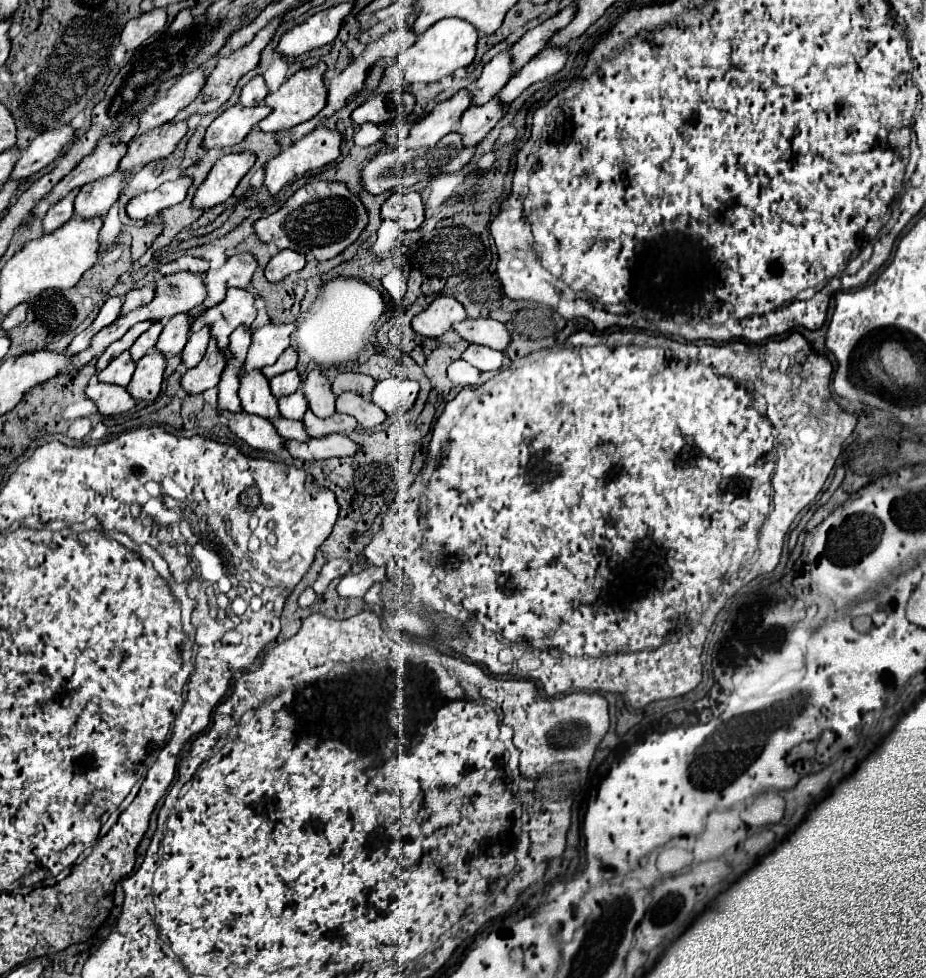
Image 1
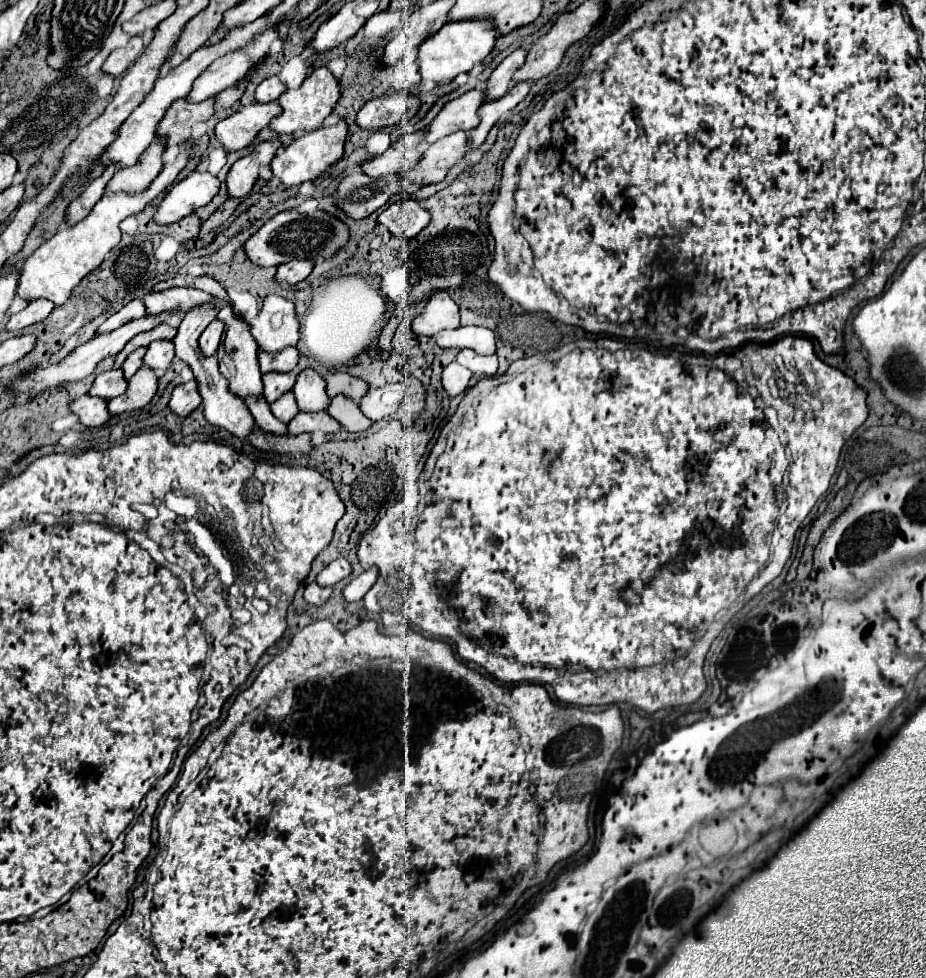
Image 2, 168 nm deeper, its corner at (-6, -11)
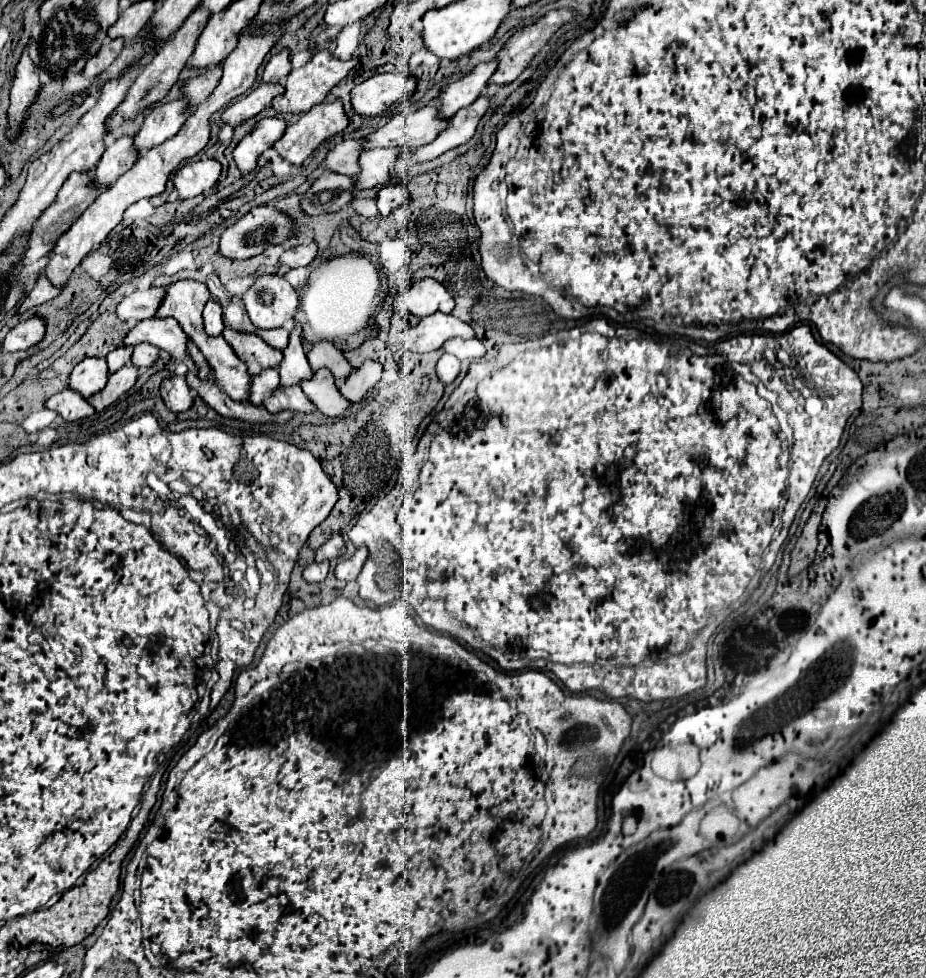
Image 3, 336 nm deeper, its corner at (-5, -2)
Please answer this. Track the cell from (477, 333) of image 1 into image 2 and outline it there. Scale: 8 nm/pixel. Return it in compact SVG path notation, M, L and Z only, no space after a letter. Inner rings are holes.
M457 327L455 331L439 331L435 335L435 343L441 349L469 347L479 355L495 353L495 333L485 327Z

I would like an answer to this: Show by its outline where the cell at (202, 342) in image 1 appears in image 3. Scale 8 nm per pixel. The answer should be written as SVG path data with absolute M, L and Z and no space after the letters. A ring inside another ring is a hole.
M210 300L204 308L204 330L208 336L220 336L224 330L222 322L222 306L214 300Z

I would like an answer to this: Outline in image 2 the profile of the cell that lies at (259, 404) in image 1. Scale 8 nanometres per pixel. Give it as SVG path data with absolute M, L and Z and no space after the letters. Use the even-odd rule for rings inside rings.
M223 307L217 315L225 323L223 331L223 341L219 343L217 349L217 359L219 359L219 369L229 381L231 393L245 397L245 395L263 395L263 383L261 383L261 371L259 371L259 361L257 361L257 345L255 339L249 331L249 323L243 317L235 317L229 307Z

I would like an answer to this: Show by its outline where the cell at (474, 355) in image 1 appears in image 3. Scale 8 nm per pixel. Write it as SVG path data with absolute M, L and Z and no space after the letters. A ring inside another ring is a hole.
M454 338L454 340L448 340L442 348L444 352L458 356L460 360L480 360L486 356L486 348L478 338L472 338L472 340Z

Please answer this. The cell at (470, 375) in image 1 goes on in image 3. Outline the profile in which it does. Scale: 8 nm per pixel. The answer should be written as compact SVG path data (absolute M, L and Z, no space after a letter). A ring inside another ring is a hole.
M442 354L442 358L436 364L436 372L444 384L450 384L460 374L460 360L452 354Z

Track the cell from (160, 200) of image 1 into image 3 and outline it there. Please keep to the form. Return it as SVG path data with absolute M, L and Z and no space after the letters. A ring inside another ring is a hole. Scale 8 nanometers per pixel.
M196 160L184 164L176 170L174 176L174 188L178 192L178 198L194 198L204 190L212 188L220 178L220 170L222 166L218 160Z

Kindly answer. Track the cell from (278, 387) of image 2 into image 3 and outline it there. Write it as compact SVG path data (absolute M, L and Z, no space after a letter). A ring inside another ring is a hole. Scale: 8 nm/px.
M228 328L222 332L226 342L234 348L238 358L248 366L248 372L252 376L258 376L258 372L264 372L266 368L278 368L282 362L282 352L270 348L260 336L242 336L240 332L230 332Z

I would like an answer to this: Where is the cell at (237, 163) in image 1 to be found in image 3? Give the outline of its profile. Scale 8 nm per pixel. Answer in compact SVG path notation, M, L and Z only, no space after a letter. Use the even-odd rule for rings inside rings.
M264 118L256 124L256 128L242 138L242 142L234 148L234 162L242 174L250 174L256 170L258 156L272 148L272 144L286 130L286 122L282 118Z

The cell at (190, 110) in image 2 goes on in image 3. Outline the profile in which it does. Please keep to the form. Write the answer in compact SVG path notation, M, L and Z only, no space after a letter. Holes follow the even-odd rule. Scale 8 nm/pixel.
M214 66L202 76L188 78L182 86L182 98L186 98L190 108L198 106L200 102L204 102L214 92L220 76L222 76L222 66Z

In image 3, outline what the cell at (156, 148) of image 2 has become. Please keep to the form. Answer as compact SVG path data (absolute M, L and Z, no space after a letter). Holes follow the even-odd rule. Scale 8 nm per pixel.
M184 98L156 106L150 114L146 114L140 132L134 136L136 152L148 152L150 148L162 144L164 140L176 136L184 120L190 116L188 104Z

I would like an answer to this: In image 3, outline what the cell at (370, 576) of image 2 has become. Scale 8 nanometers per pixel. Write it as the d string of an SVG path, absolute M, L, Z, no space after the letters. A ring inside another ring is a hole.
M358 548L356 554L348 560L342 560L338 566L336 566L336 578L338 580L344 580L344 582L350 582L350 580L356 580L364 562L368 558L368 548Z

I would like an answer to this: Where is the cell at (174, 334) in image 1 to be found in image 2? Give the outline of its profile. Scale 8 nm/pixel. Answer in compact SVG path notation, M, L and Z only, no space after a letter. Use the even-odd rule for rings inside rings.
M155 341L147 347L143 365L147 365L149 369L153 369L157 373L163 373L171 365L173 355L175 355L175 347L171 341Z

